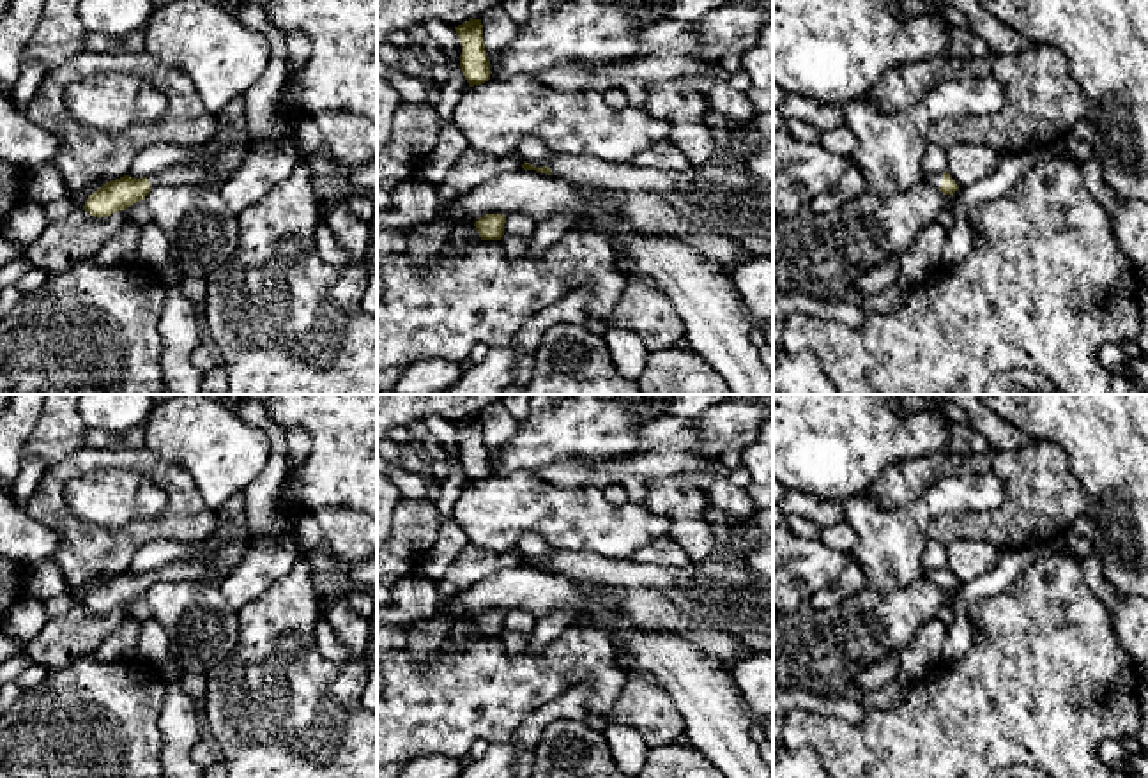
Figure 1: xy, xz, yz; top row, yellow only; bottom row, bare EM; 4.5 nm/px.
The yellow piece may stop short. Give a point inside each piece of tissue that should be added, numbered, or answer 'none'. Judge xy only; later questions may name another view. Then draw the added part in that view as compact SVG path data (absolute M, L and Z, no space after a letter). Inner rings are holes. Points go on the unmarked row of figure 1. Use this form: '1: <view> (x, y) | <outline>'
1: xy (183, 570) | M177 559L163 568L147 573L150 584L157 582L200 582L207 576L207 569L198 561Z

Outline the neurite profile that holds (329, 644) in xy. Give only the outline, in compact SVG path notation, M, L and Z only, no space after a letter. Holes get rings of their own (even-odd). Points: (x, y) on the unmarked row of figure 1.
M325 615L318 619L315 635L317 635L317 649L324 658L338 663L348 660L347 644L338 637L338 633L334 631Z

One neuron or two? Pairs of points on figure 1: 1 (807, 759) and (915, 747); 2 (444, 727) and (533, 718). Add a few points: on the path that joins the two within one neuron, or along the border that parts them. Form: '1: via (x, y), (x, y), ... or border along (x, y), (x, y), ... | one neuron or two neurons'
1: border along (791, 748), (811, 747), (821, 759) | two neurons
2: border along (558, 697), (531, 709), (508, 741), (489, 745) | two neurons

